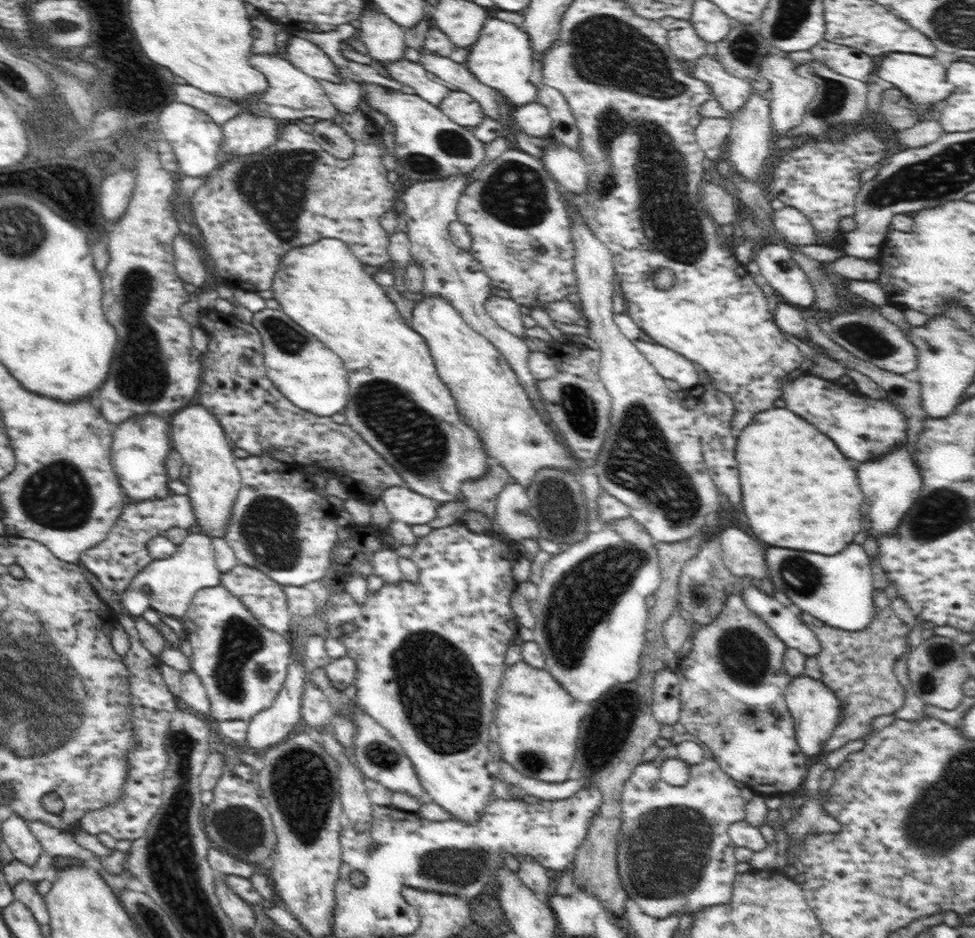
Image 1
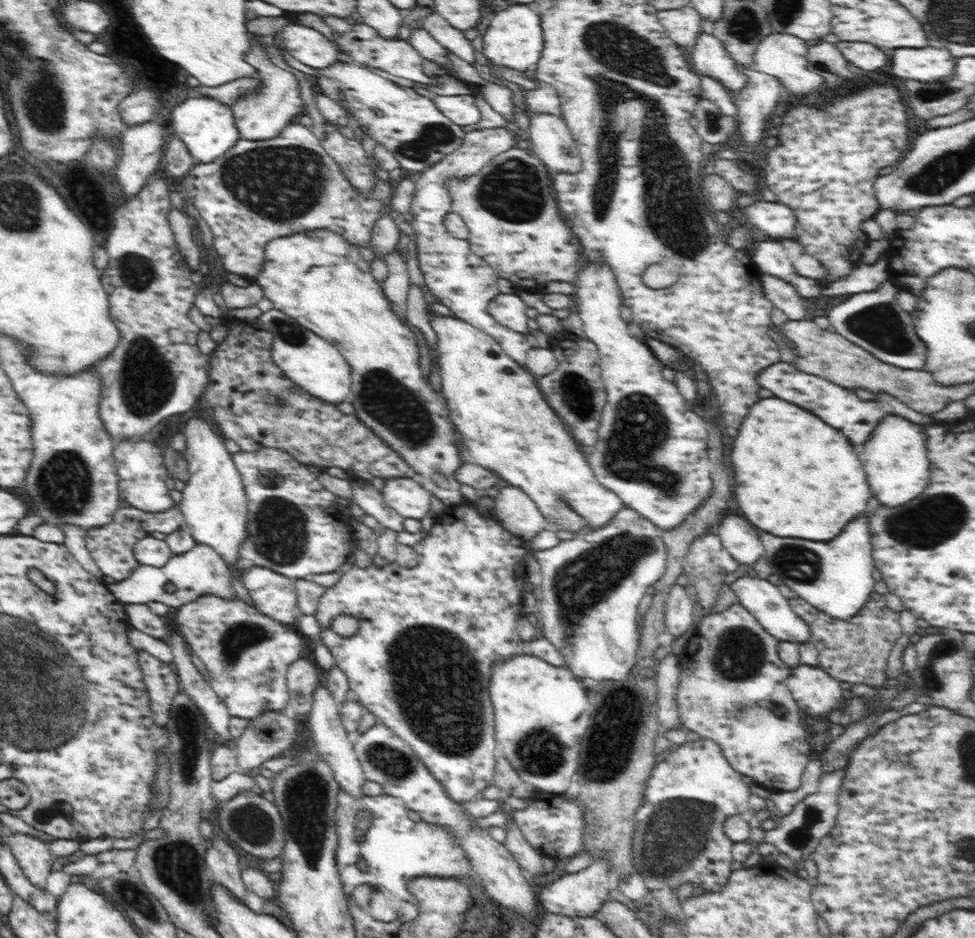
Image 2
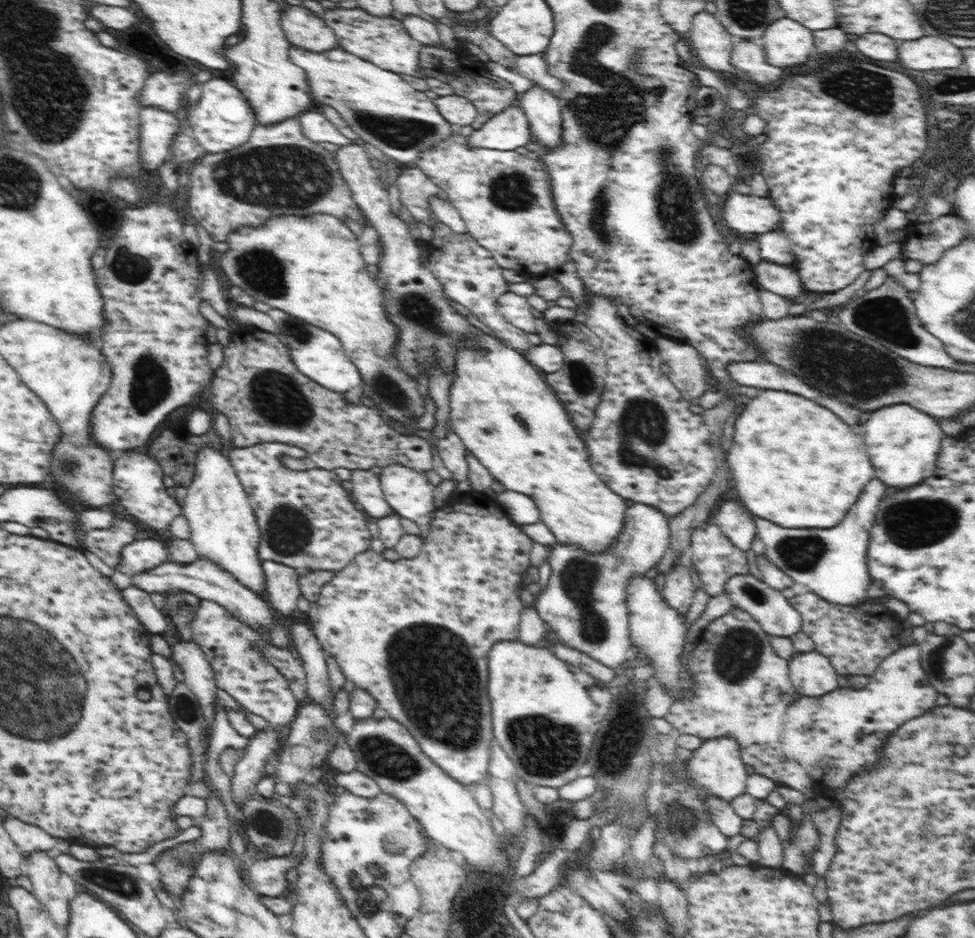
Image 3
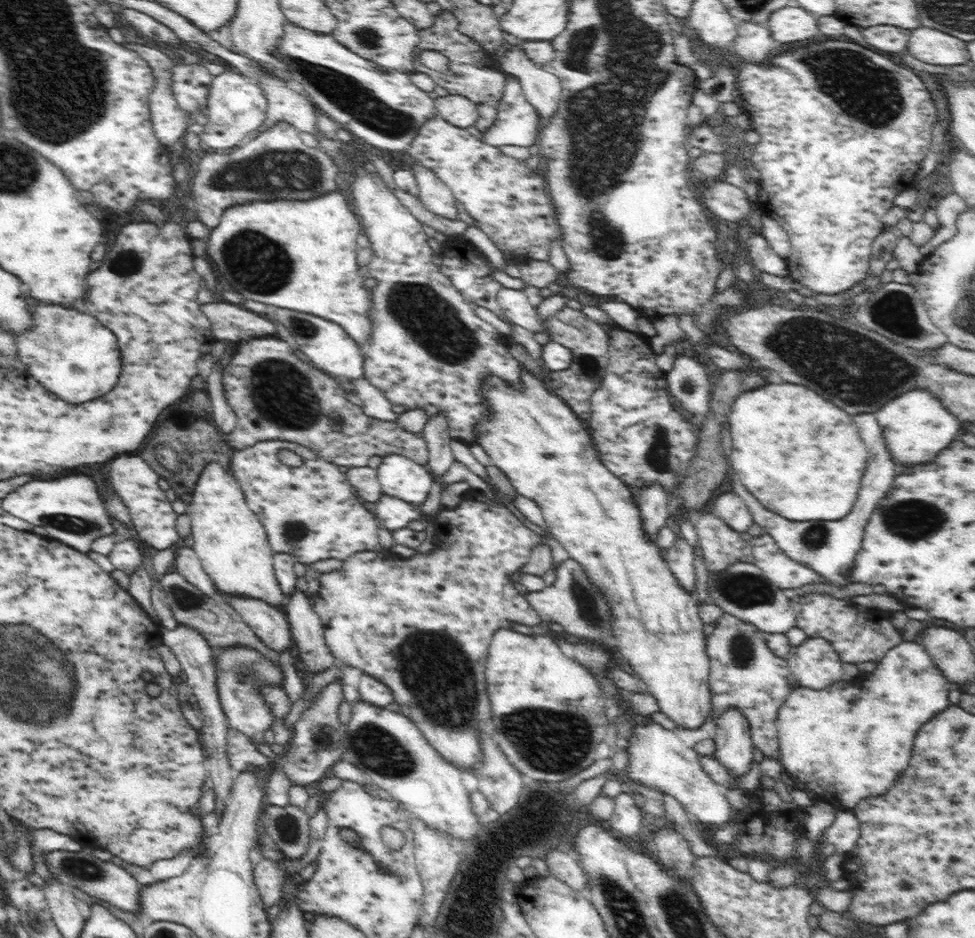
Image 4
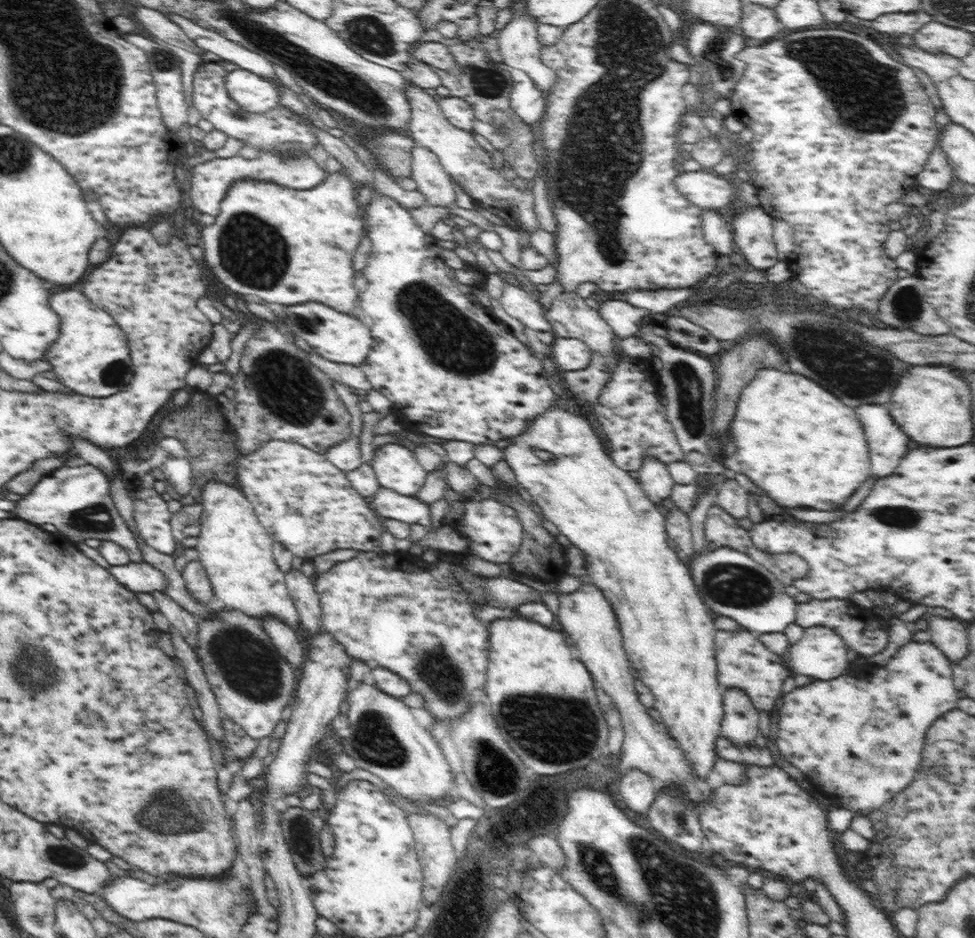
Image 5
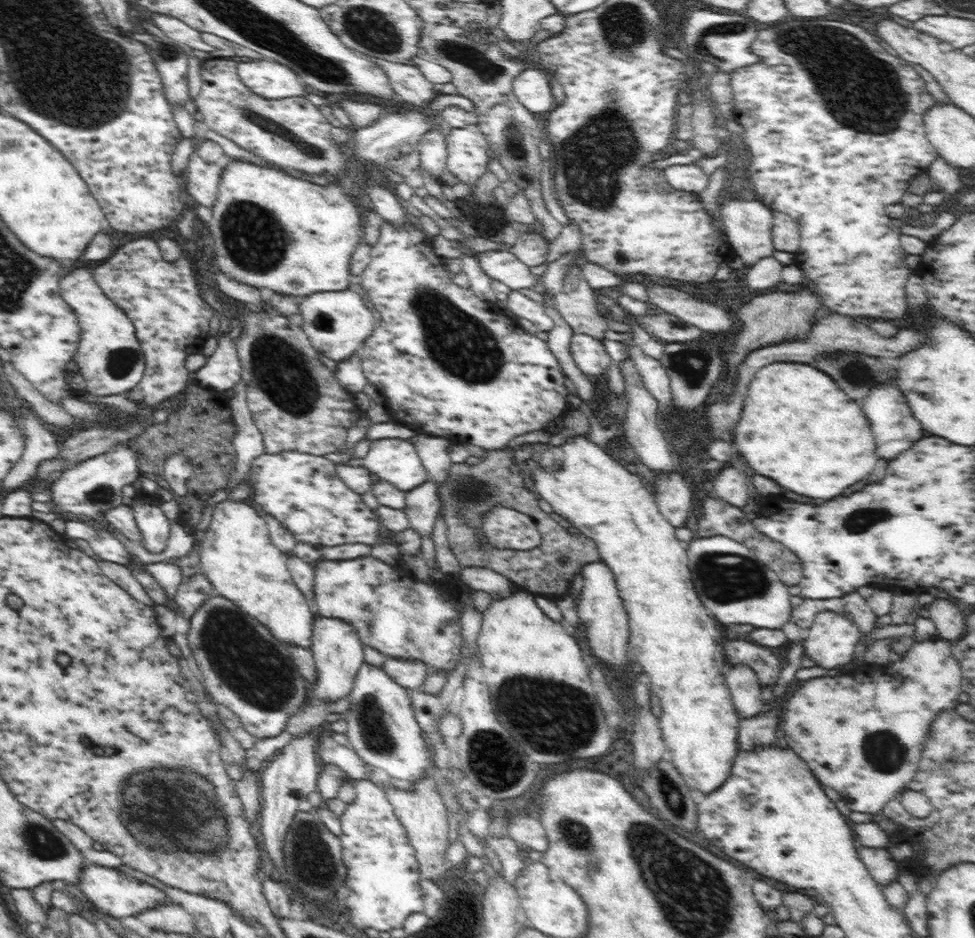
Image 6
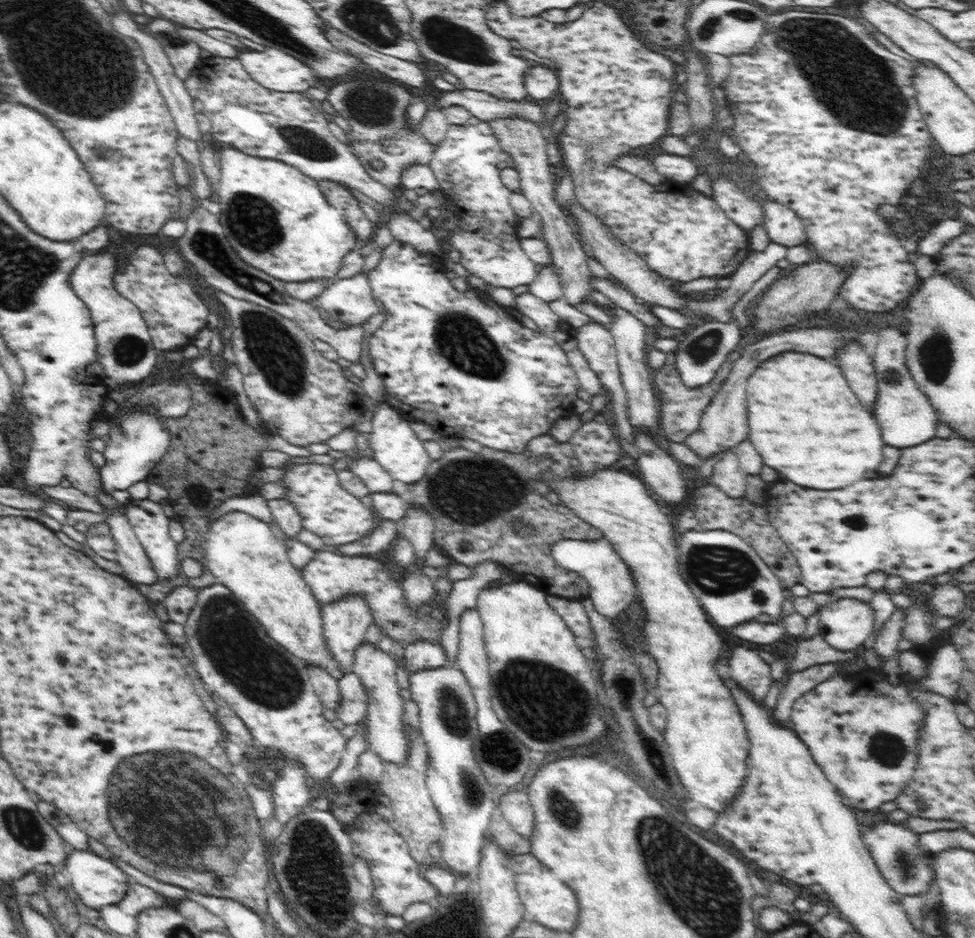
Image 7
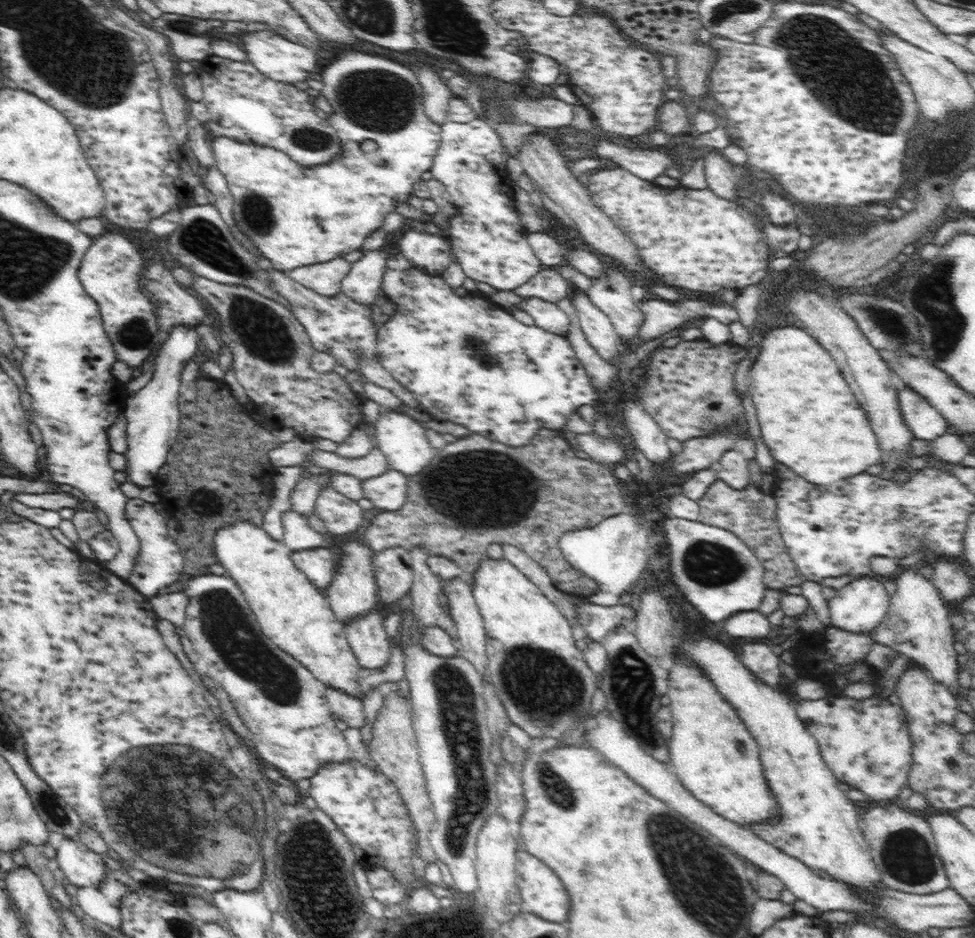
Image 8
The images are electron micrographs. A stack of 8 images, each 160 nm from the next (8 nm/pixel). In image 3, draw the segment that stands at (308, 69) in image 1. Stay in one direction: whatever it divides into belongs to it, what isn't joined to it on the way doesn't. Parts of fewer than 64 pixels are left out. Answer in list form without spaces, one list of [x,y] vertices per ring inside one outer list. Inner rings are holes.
[[[288,5],[280,13],[280,26],[289,45],[312,53],[324,53],[338,47],[332,28],[304,5]]]

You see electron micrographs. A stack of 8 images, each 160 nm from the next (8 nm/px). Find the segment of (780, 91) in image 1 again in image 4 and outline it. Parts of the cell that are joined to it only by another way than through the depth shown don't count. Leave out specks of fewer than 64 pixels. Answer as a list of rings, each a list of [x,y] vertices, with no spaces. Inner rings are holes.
[[[797,4],[772,12],[766,22],[774,40],[784,44],[804,44],[810,40],[824,40],[816,24],[817,17]]]

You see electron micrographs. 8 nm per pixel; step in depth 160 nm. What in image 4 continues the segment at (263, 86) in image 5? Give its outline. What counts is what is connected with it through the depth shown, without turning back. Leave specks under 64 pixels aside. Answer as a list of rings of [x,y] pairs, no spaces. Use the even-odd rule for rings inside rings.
[[[225,70],[213,78],[208,90],[208,123],[197,143],[203,143],[210,149],[222,150],[240,146],[253,138],[252,132],[268,120],[267,108],[267,98],[260,85],[248,82],[248,78],[242,73]]]

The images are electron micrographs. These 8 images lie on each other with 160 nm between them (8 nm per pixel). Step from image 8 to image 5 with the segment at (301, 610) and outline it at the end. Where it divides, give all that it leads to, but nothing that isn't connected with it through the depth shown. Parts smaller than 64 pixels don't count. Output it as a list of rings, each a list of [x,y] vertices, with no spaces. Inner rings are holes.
[[[210,479],[202,487],[202,514],[200,516],[200,534],[196,547],[198,560],[205,568],[207,577],[211,582],[215,602],[228,610],[241,611],[251,617],[256,617],[262,621],[264,631],[272,639],[272,643],[278,652],[295,669],[299,669],[304,662],[304,648],[300,645],[300,640],[292,628],[300,627],[300,617],[296,612],[296,605],[292,601],[285,585],[285,574],[276,564],[273,555],[272,535],[260,524],[251,502],[245,494],[236,489],[232,483],[220,481],[220,479]]]

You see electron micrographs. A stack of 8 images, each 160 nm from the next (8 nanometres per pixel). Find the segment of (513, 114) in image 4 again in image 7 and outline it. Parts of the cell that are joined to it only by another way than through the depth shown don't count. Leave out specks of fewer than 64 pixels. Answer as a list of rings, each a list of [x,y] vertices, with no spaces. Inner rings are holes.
[[[543,65],[530,67],[524,77],[524,87],[534,101],[550,101],[558,96],[557,70]]]

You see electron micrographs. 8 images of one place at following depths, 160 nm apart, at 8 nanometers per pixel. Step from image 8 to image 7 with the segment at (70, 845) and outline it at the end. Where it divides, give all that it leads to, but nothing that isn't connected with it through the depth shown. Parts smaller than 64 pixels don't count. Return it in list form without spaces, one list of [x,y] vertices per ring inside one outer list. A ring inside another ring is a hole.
[[[70,848],[67,853],[65,868],[70,873],[71,884],[82,902],[93,910],[103,906],[117,905],[127,891],[127,884],[132,880],[106,856],[100,856],[91,851]]]

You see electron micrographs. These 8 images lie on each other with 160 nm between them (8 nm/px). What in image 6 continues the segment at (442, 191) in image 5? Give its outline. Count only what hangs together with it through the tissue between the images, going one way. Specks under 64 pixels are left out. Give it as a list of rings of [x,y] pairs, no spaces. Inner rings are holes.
[[[430,129],[423,134],[419,142],[420,166],[424,167],[430,177],[439,179],[444,173],[448,151],[447,141],[438,129]]]

